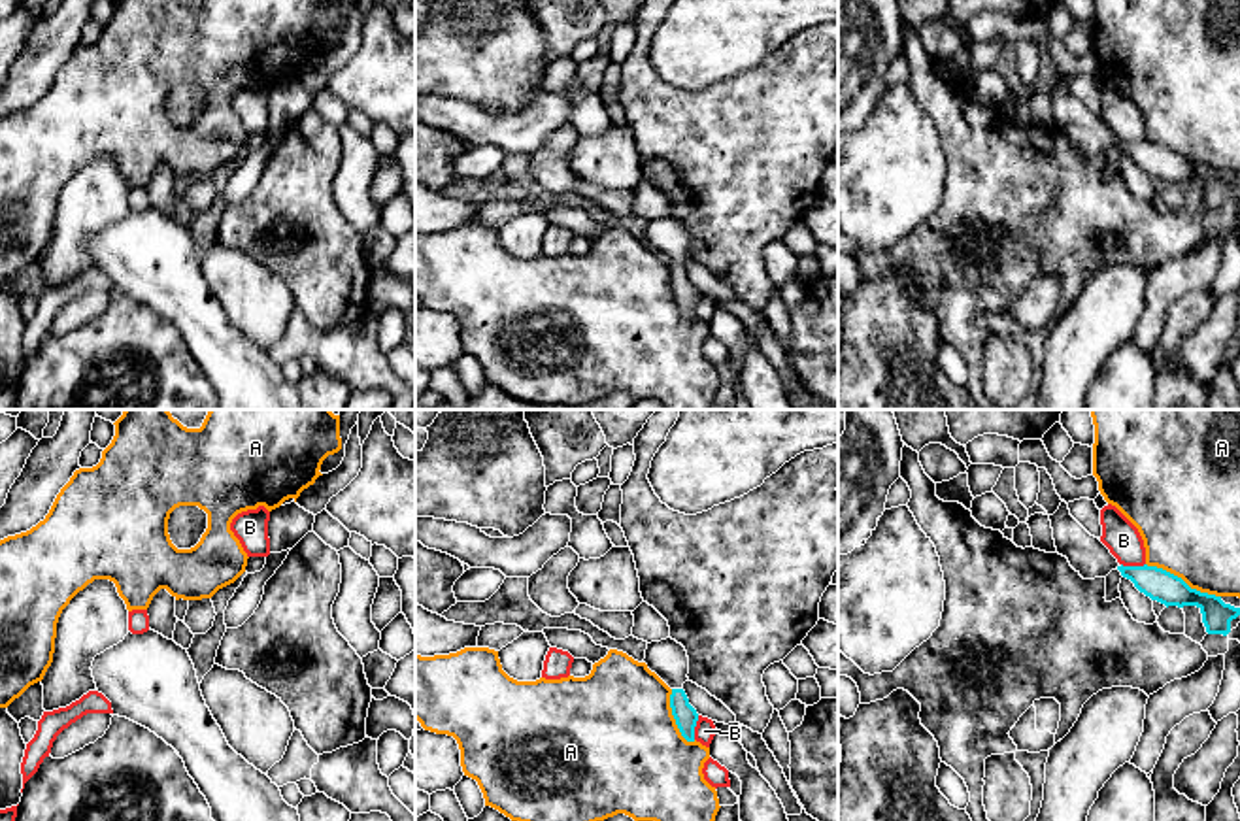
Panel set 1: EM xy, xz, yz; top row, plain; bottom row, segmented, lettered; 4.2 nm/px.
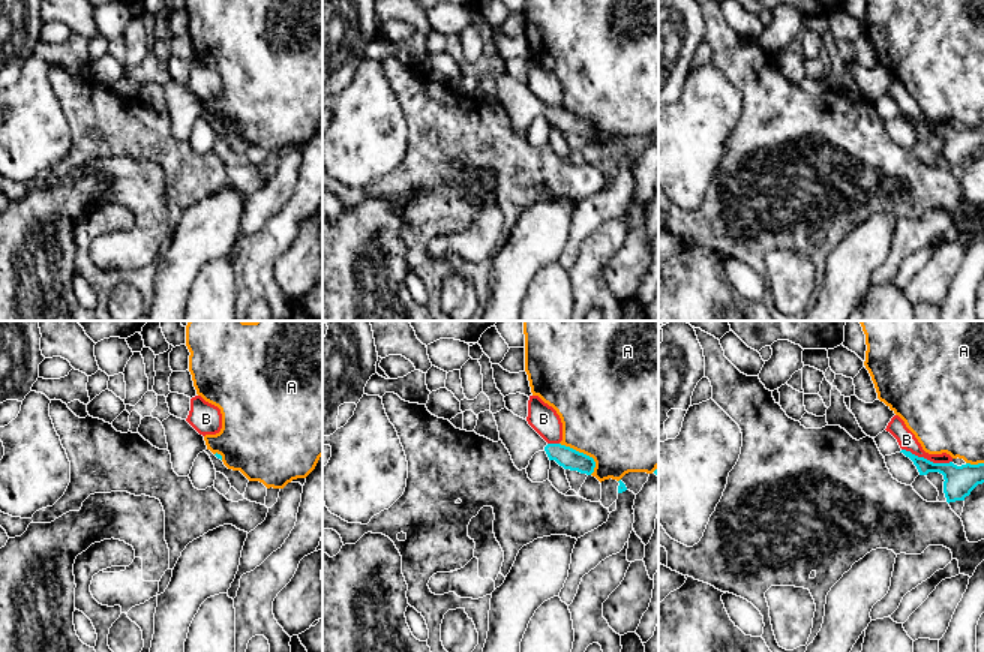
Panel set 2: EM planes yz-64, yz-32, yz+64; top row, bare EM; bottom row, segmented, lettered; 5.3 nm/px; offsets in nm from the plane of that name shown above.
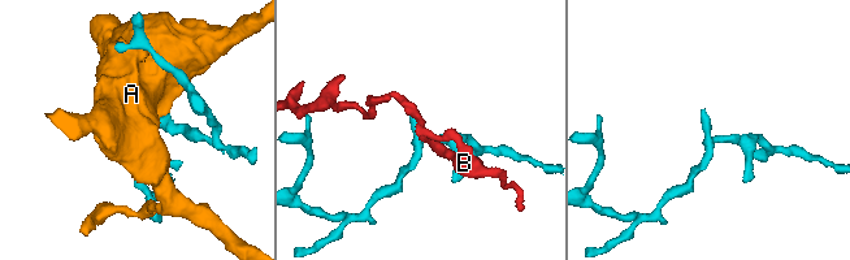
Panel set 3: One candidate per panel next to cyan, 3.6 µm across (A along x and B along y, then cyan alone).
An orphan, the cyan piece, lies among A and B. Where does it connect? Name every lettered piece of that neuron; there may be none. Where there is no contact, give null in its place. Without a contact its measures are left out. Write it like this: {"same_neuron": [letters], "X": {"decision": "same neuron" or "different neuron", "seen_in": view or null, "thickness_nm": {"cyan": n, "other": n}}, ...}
{"same_neuron": [], "A": {"decision": "different neuron", "seen_in": "yz", "thickness_nm": {"cyan": 140, "other": 420}}, "B": {"decision": "different neuron", "seen_in": "xz", "thickness_nm": {"cyan": 100, "other": 90}}}

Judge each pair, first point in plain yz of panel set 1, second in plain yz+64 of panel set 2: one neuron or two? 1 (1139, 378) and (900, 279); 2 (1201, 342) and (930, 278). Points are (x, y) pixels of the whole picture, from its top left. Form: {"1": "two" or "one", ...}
{"1": "two", "2": "one"}

